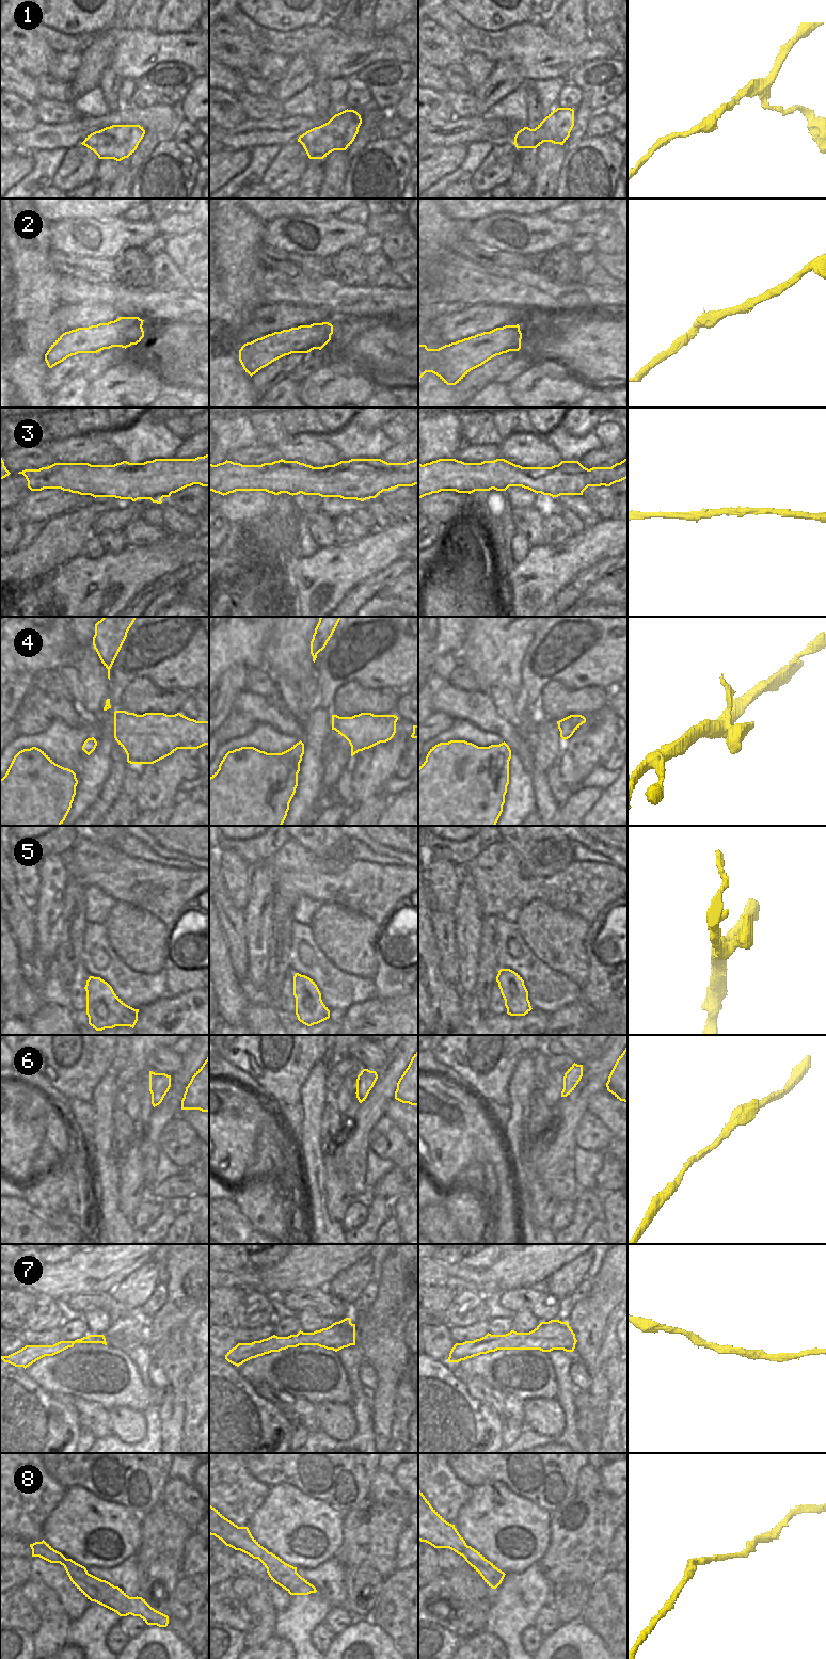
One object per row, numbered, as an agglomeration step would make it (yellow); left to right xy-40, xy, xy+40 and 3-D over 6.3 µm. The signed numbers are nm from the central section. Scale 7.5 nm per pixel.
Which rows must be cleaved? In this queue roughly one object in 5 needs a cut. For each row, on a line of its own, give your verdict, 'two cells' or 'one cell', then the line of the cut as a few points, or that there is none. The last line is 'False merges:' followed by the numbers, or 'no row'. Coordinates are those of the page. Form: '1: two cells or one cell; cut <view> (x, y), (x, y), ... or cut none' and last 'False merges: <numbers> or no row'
1: one cell; cut none
2: one cell; cut none
3: one cell; cut none
4: one cell; cut none
5: one cell; cut none
6: one cell; cut none
7: one cell; cut none
8: one cell; cut none
False merges: no row

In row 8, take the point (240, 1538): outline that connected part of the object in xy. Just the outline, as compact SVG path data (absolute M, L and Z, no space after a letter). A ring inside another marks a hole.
M209 1504L209 1534L221 1540L226 1546L258 1559L267 1568L271 1580L290 1595L316 1593L316 1588L297 1573L297 1567L285 1563L269 1552L251 1534L248 1527L238 1527Z

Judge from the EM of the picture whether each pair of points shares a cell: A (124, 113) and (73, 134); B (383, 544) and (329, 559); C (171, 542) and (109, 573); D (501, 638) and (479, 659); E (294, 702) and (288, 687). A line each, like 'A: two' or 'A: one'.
A: one
B: one
C: one
D: one
E: one

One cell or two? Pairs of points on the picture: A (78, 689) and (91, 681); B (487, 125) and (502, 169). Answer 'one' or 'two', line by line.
A: two
B: two

